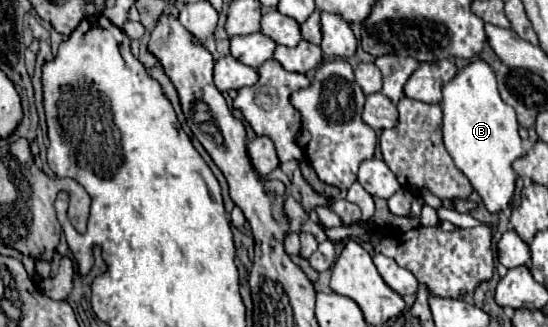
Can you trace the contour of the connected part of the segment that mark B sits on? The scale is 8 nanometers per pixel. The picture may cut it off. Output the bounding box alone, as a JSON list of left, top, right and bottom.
[441,60,527,214]

